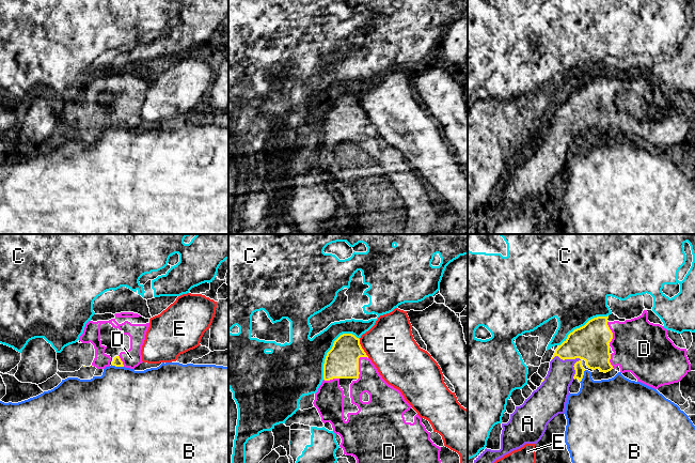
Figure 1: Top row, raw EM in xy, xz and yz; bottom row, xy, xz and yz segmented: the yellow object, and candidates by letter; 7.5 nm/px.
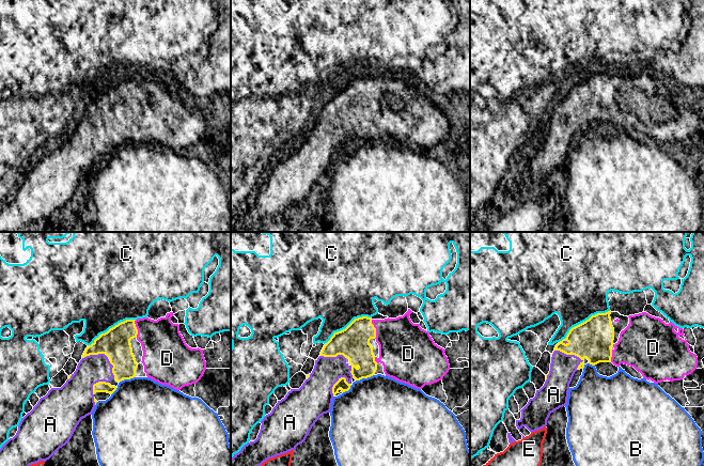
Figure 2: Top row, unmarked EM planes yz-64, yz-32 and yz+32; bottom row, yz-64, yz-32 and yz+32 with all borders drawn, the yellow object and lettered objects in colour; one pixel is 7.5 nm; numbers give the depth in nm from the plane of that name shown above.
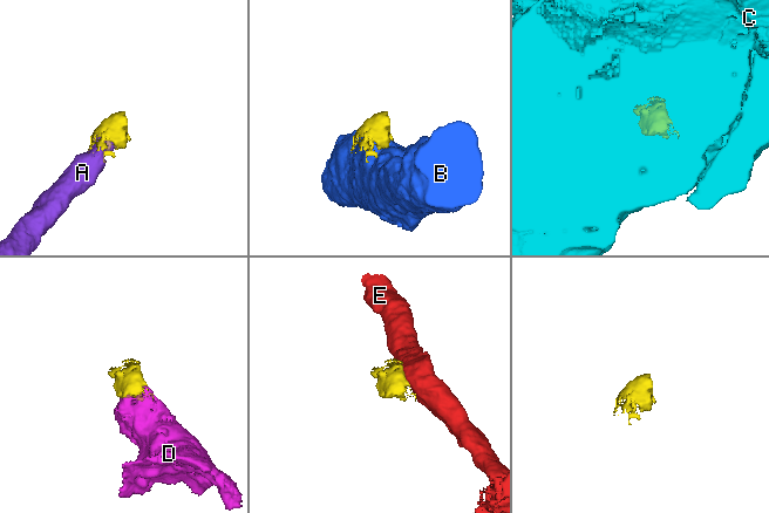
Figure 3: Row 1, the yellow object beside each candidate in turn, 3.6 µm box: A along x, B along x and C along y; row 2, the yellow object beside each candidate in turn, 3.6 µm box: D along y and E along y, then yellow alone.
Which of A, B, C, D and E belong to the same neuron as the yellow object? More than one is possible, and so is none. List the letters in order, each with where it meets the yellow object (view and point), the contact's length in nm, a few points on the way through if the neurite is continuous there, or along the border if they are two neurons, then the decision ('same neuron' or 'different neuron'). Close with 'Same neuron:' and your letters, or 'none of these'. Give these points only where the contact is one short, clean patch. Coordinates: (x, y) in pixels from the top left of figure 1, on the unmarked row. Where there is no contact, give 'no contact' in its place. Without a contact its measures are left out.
A: yz (574, 119) | 240 nm | same neuron
B: xy (117, 126) | 100 nm | different neuron
C: xz (331, 109) | 420 nm | different neuron
D: xz (358, 125) | 190 nm | same neuron
E: xz (362, 109) | 160 nm | different neuron
Same neuron: A, D

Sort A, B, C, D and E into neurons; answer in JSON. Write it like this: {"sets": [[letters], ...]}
{"sets": [["A", "D"], ["B"], ["C"], ["E"]]}

